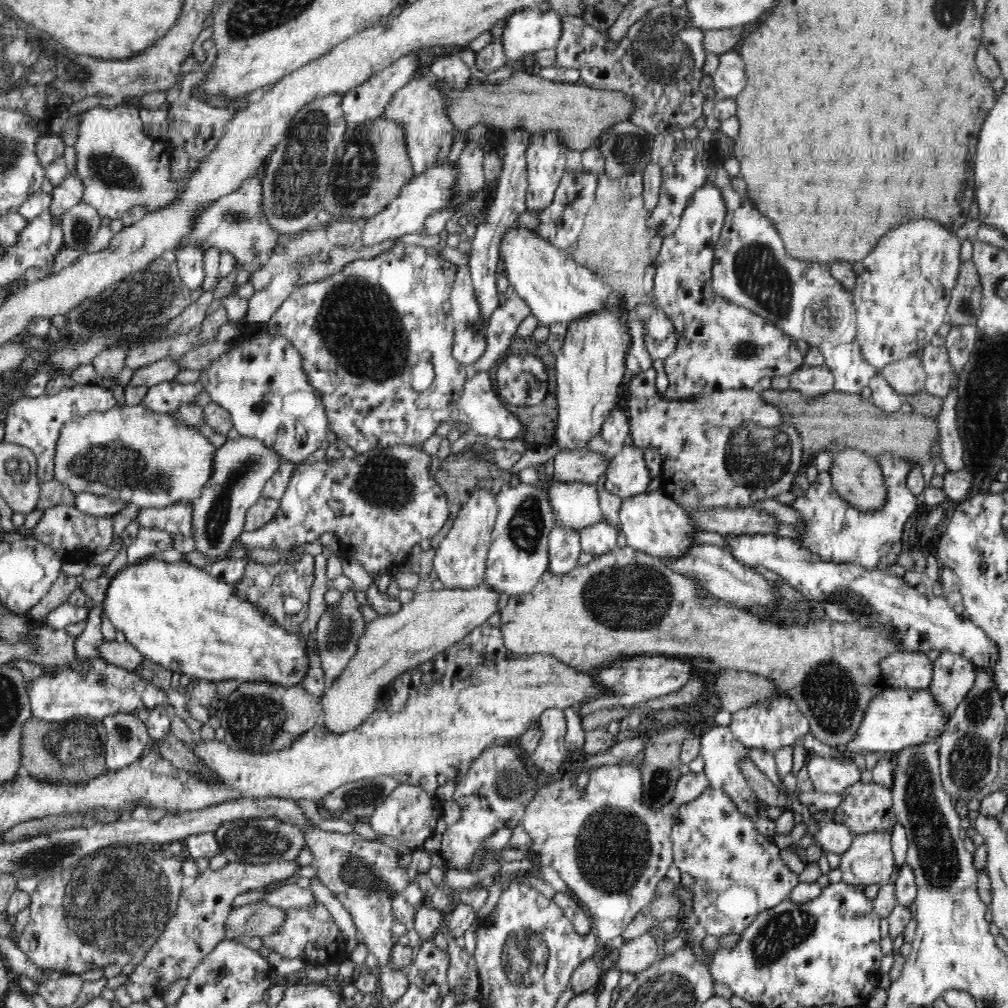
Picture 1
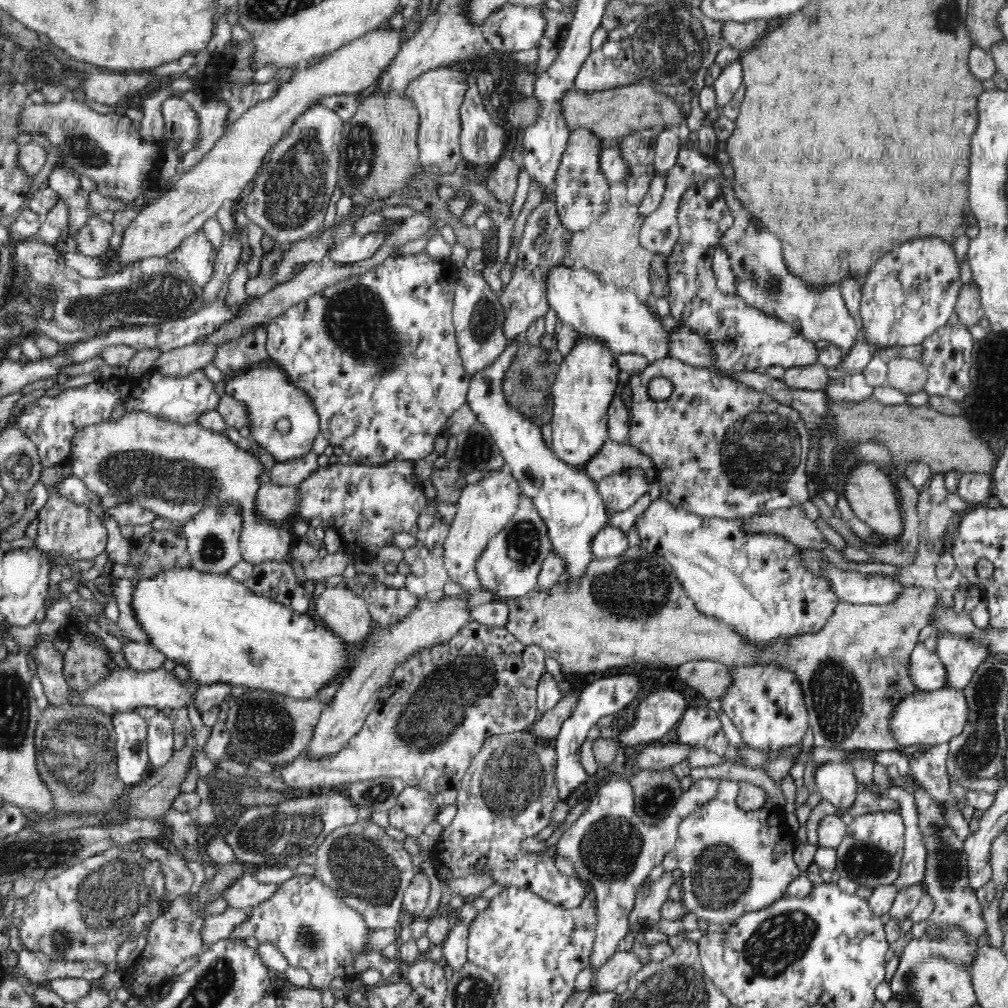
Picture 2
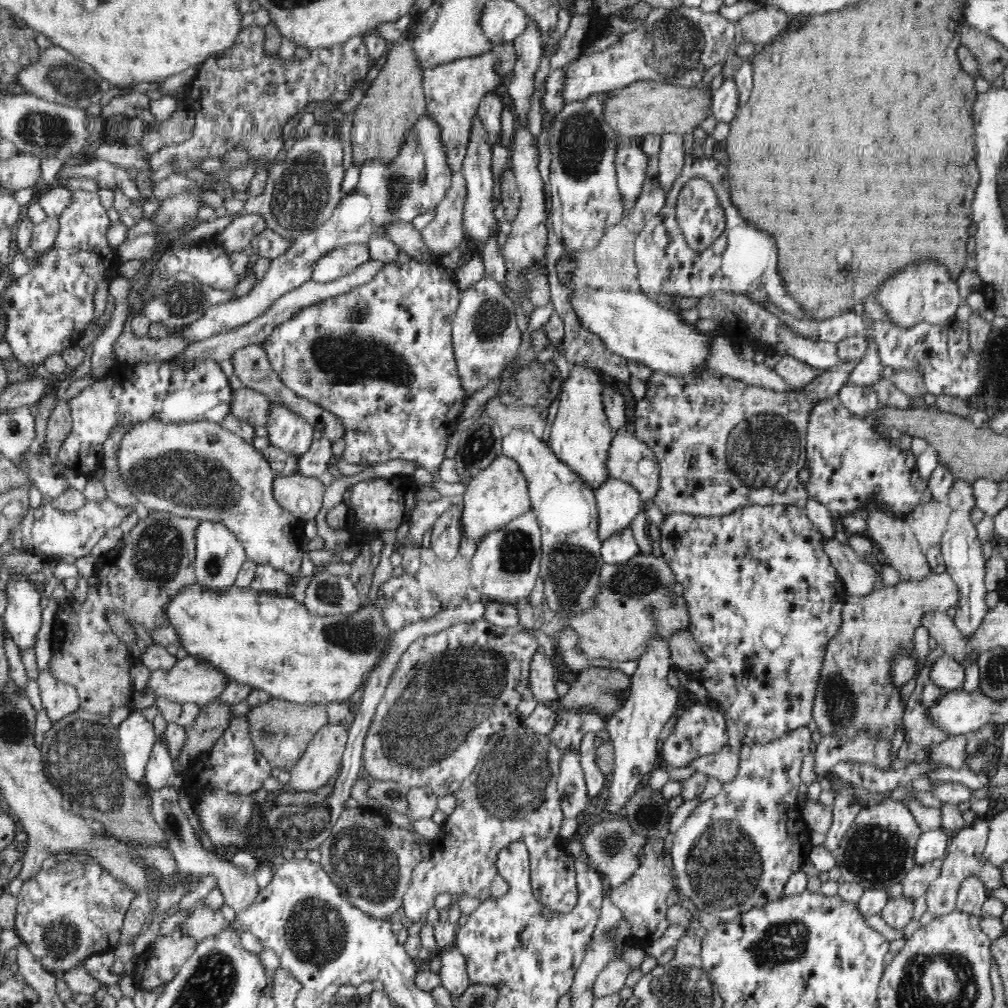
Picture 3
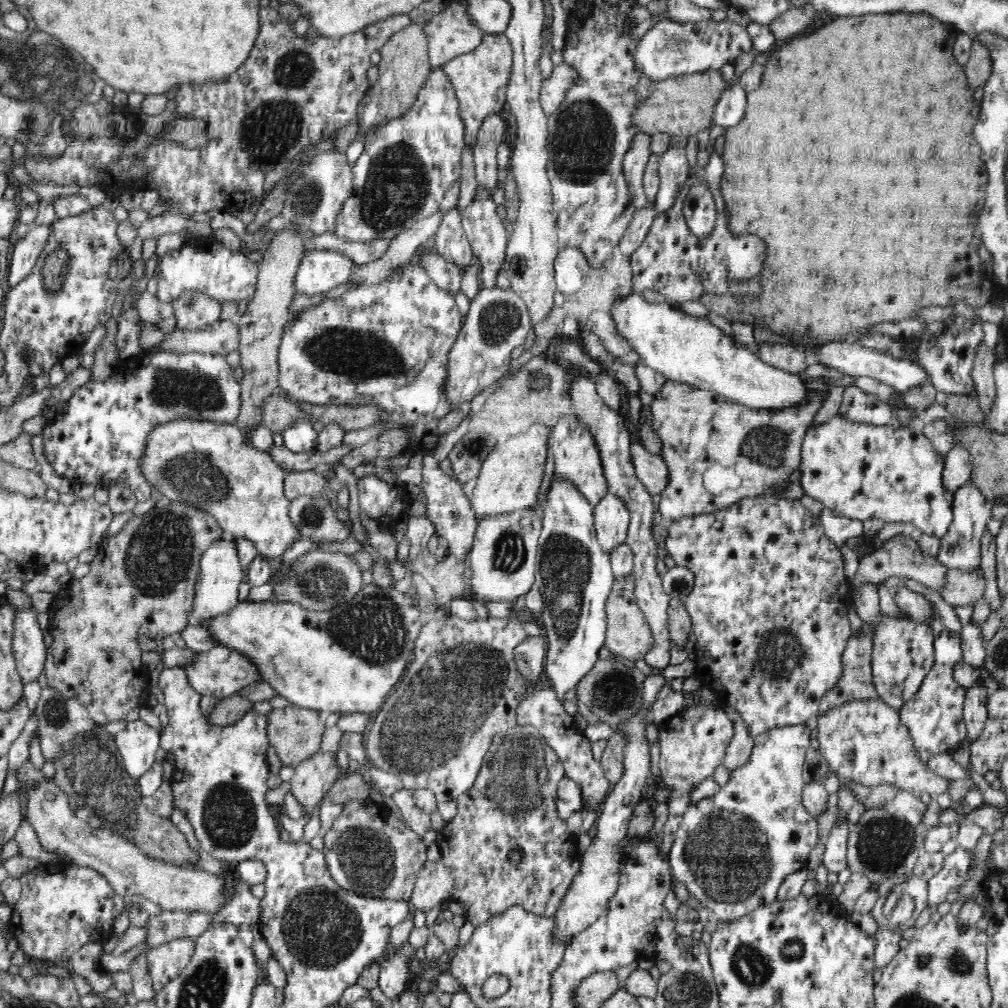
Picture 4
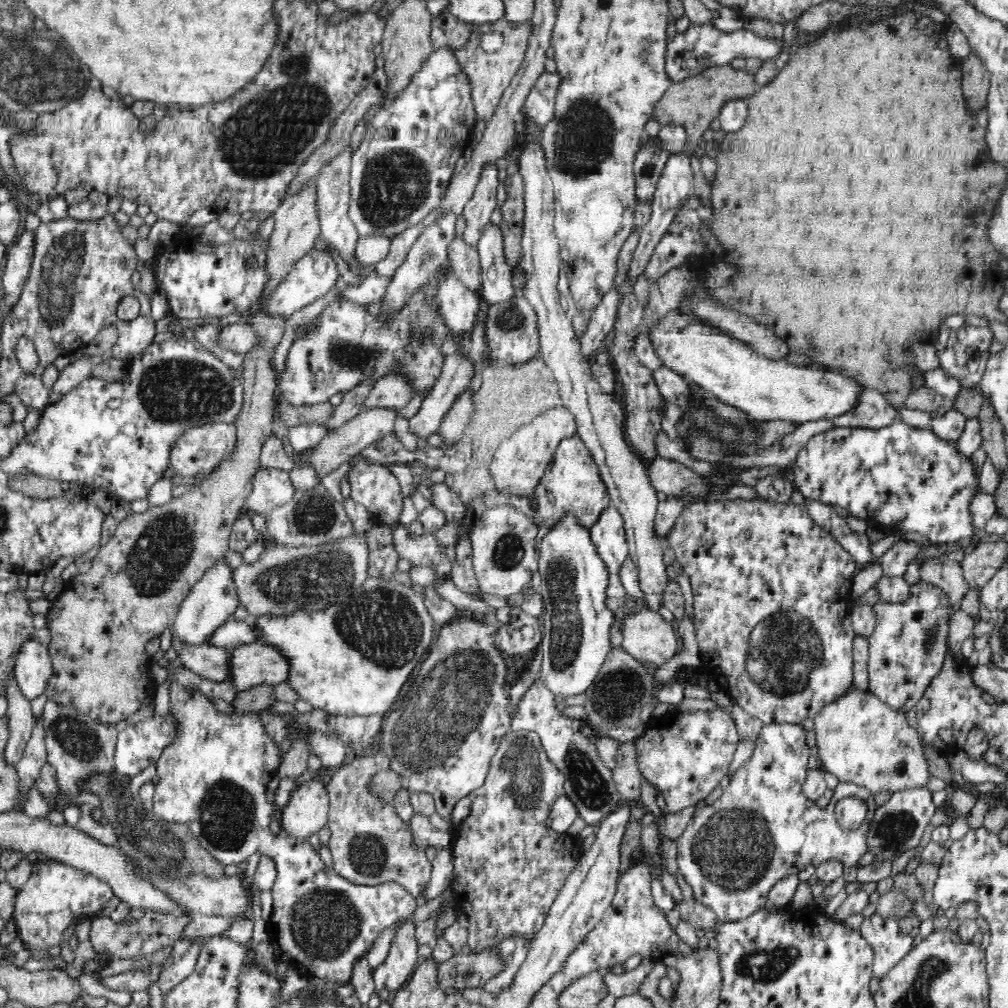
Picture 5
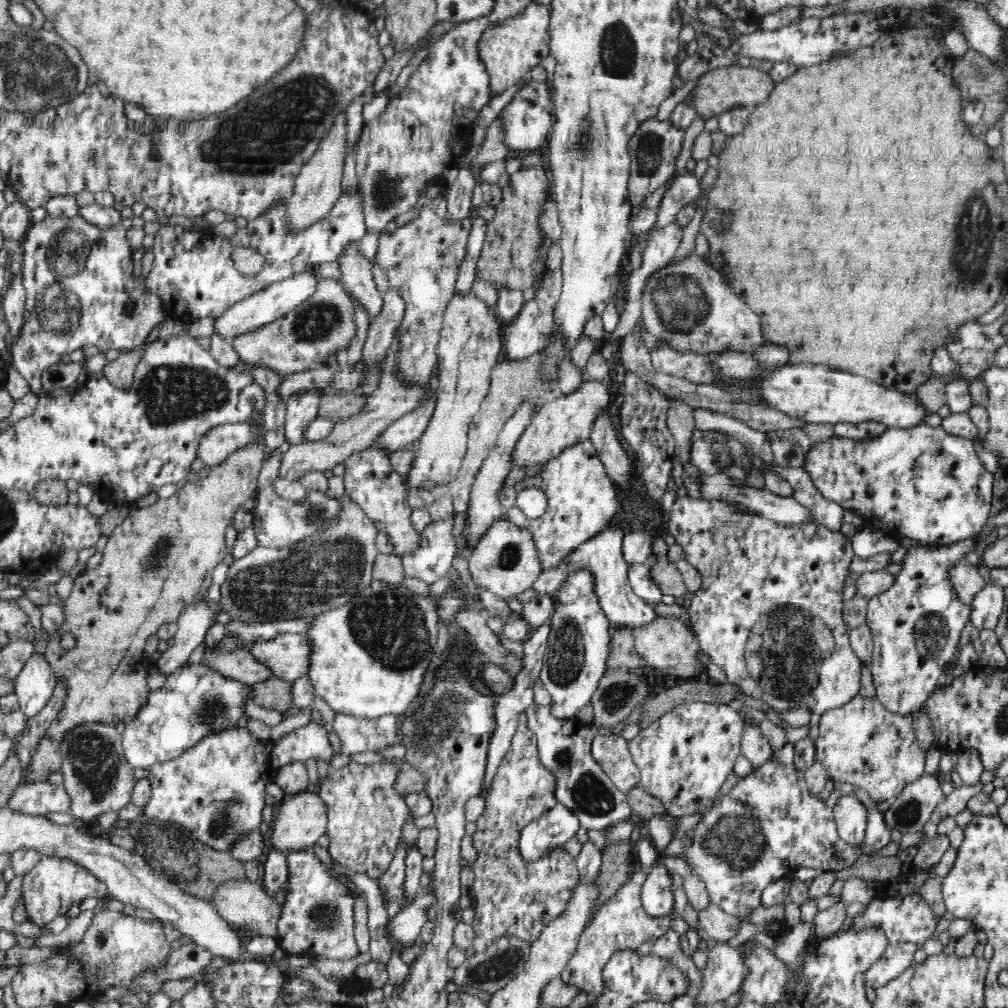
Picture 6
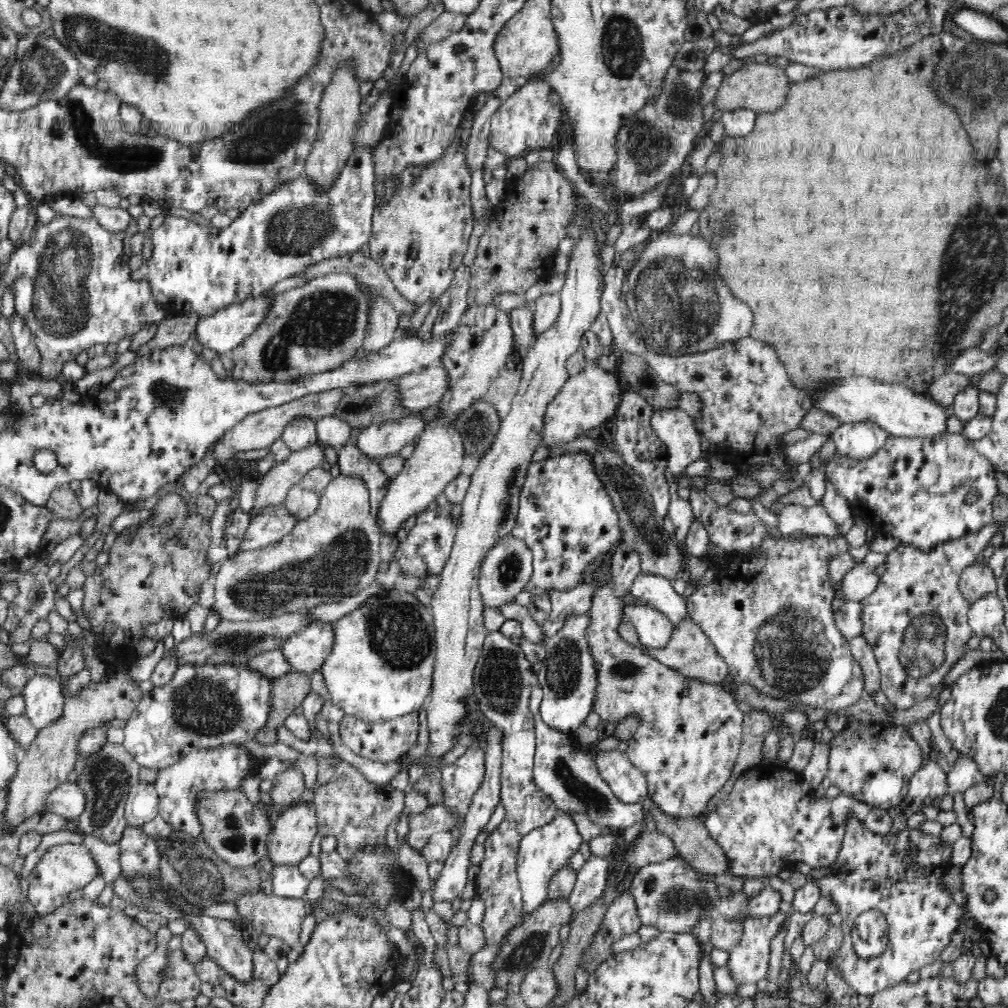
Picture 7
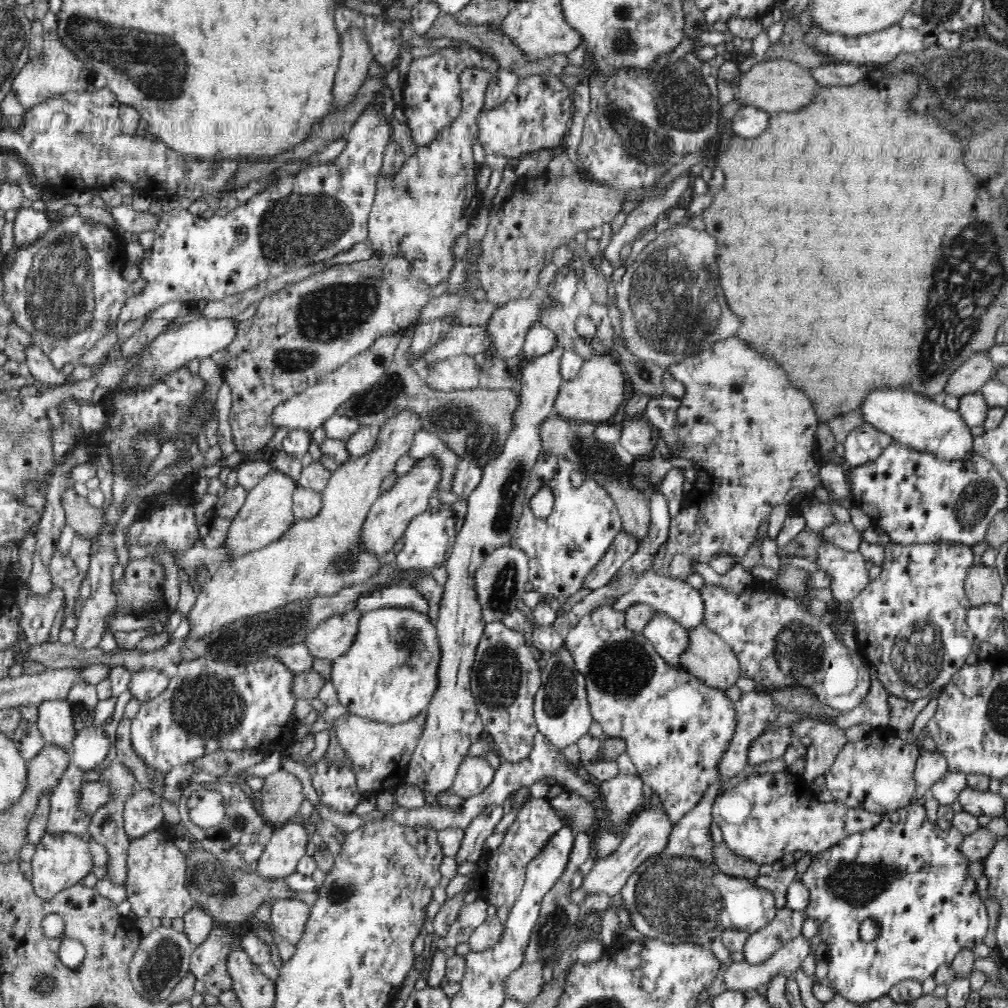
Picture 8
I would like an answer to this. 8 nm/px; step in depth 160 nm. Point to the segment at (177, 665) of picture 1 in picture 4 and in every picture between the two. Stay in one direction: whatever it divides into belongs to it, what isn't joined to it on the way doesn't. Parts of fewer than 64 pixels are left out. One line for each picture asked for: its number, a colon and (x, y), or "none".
2: (214, 625)
3: (270, 643)
4: (316, 660)

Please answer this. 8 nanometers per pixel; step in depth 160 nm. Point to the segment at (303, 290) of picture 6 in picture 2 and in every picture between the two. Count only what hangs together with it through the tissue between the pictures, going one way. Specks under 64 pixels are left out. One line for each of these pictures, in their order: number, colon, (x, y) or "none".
2: (359, 247)
3: (341, 261)
4: (319, 270)
5: (314, 275)

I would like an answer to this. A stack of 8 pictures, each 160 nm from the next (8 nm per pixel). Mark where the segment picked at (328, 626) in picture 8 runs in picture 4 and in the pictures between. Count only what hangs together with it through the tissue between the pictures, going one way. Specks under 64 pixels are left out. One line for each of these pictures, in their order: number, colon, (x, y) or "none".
4: (219, 673)
5: (249, 665)
6: (289, 654)
7: (307, 650)

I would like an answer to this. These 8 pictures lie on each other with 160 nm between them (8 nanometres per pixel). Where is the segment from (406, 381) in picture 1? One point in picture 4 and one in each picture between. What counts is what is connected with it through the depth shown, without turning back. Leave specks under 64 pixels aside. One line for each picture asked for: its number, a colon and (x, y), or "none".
2: (377, 355)
3: (380, 358)
4: (387, 344)

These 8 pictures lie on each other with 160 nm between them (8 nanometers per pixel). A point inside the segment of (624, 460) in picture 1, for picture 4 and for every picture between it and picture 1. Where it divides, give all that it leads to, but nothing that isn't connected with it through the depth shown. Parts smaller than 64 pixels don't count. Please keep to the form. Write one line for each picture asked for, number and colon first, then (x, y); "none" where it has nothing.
2: (621, 490)
3: (618, 502)
4: (611, 516)

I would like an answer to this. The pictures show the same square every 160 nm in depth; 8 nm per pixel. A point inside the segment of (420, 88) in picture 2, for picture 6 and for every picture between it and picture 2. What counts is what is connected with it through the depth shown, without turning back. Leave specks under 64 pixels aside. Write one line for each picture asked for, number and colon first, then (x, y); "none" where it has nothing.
3: (452, 91)
4: (480, 78)
5: (490, 74)
6: (510, 51)

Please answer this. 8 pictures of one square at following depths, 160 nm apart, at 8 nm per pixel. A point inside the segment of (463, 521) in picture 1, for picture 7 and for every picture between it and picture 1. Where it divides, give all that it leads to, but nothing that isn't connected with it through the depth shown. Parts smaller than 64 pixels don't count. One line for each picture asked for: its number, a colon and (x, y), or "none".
2: (484, 508)
3: (497, 495)
4: (510, 478)
5: (518, 465)
6: (563, 422)
7: (587, 400)

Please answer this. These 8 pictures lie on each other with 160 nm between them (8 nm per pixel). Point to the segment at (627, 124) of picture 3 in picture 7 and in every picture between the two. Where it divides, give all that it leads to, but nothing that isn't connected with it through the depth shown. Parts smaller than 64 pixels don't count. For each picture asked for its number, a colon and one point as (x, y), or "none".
4: (684, 105)
5: (693, 103)
6: (724, 88)
7: (763, 87)

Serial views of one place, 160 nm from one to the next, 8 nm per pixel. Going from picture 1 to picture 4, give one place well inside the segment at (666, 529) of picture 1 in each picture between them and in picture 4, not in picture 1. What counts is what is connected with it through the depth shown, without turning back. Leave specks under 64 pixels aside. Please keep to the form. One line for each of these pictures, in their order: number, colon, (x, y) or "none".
2: (756, 583)
3: (763, 598)
4: (769, 604)

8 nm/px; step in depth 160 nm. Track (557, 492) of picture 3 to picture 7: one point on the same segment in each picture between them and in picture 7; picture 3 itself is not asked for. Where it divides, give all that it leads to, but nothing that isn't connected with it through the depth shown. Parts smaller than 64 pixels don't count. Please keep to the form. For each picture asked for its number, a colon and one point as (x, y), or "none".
4: (574, 575)
5: (575, 623)
6: (576, 655)
7: (567, 677)

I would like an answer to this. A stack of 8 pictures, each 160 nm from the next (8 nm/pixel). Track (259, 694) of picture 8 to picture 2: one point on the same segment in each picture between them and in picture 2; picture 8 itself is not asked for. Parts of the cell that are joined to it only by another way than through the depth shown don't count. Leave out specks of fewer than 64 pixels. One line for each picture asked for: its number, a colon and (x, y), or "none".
2: (132, 761)
3: (135, 734)
4: (136, 745)
5: (140, 745)
6: (196, 701)
7: (202, 707)

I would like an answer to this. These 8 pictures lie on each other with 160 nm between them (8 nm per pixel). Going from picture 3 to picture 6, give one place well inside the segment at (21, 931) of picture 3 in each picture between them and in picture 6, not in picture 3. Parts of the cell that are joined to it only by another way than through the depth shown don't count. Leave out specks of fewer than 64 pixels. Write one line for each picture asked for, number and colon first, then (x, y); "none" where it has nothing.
4: (63, 906)
5: (55, 896)
6: (50, 888)

